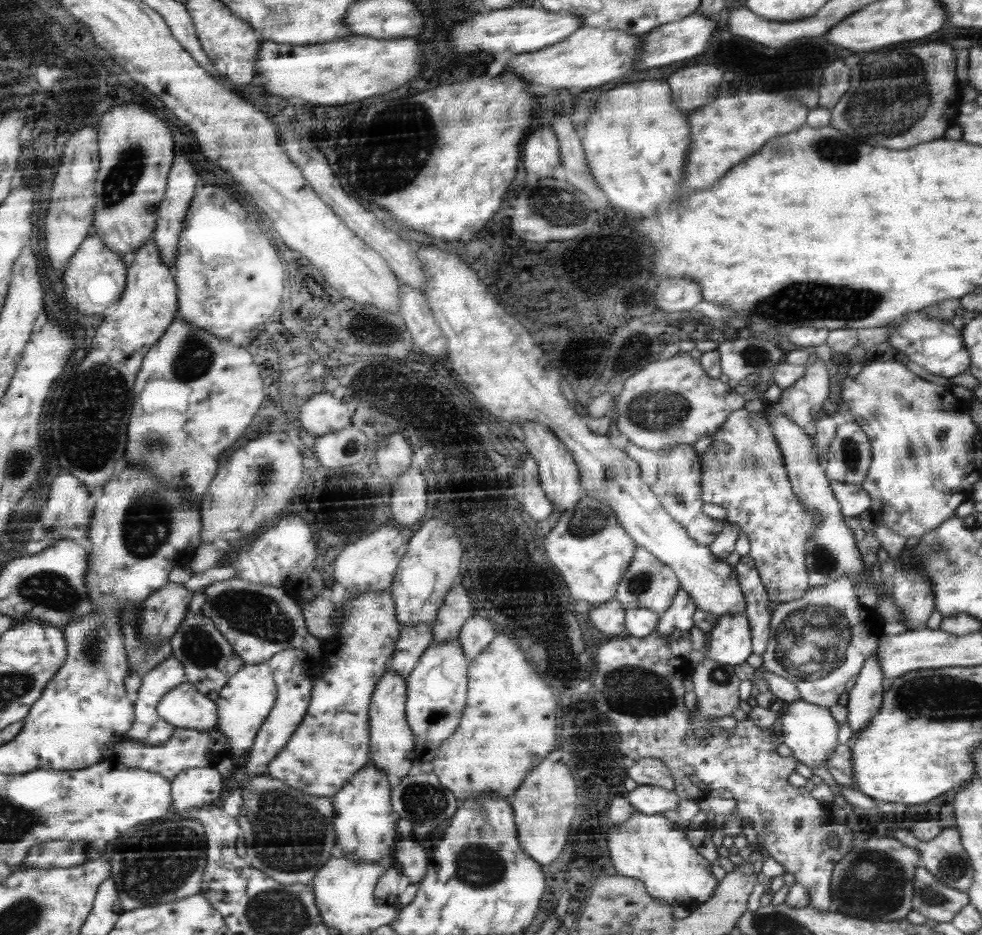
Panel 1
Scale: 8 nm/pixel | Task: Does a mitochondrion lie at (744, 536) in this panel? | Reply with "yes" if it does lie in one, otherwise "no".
no

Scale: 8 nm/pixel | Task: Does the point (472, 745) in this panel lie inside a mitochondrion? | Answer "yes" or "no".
no

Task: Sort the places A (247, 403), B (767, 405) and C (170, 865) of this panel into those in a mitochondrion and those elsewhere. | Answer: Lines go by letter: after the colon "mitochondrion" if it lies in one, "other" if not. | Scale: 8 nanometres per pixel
A: other
B: other
C: mitochondrion

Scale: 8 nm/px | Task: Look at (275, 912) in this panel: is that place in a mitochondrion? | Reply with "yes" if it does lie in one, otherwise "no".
yes

